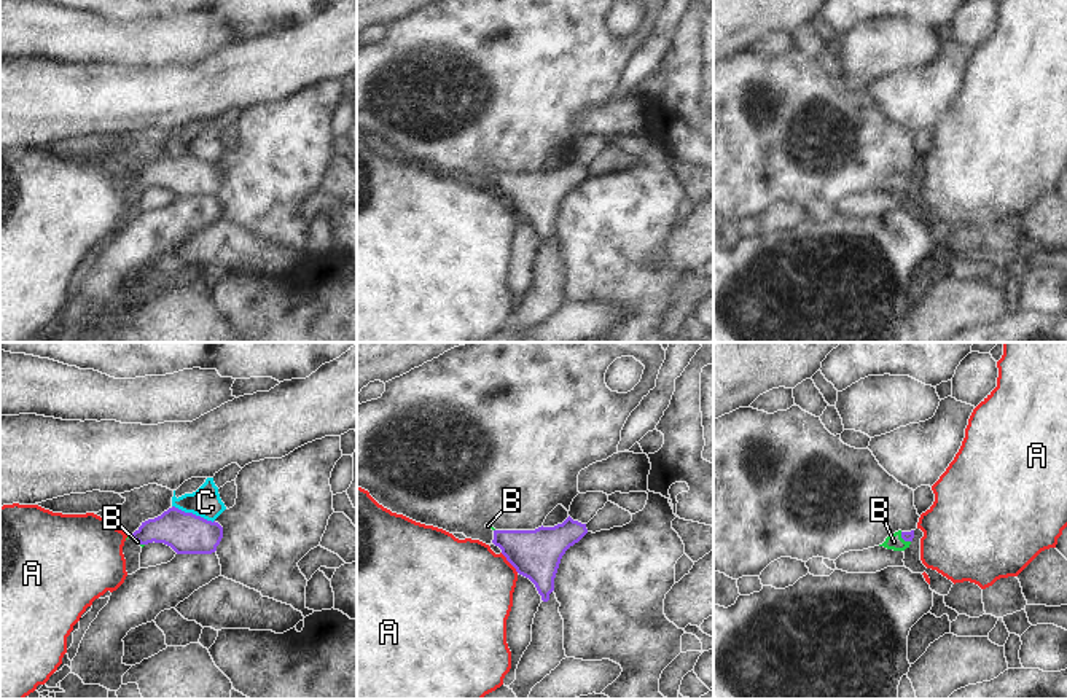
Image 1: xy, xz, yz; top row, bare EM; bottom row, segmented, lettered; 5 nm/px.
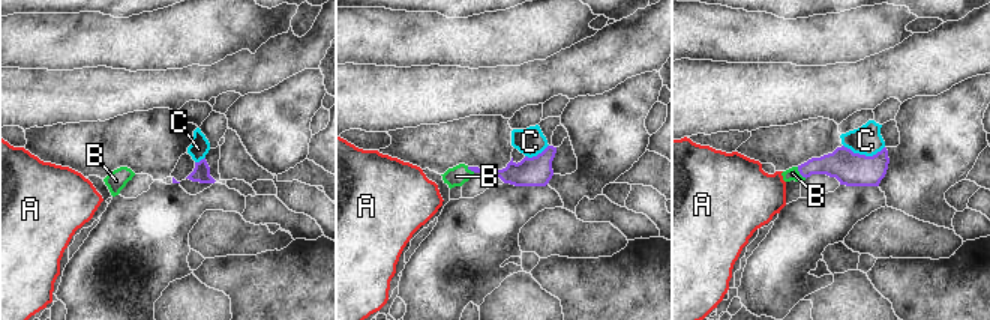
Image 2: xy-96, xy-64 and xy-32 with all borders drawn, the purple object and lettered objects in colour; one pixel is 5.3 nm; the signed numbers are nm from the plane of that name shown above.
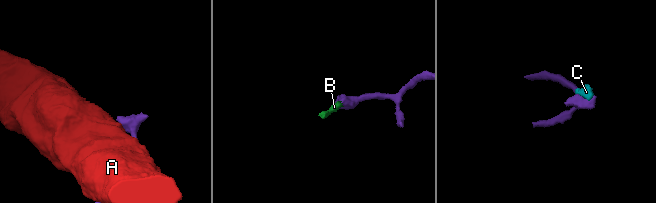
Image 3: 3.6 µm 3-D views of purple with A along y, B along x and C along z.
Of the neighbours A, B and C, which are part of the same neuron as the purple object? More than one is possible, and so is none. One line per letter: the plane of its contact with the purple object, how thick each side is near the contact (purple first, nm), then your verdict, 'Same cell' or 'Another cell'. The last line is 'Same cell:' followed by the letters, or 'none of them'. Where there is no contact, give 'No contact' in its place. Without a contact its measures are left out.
A: Touches purple in xz. Thickness 260 nm (purple) against 460 nm. Another cell
B: Touches purple in yz. Thickness 50 nm (purple) against 80 nm. Same cell
C: Touches purple in xy. Thickness 200 nm (purple) against 150 nm. Another cell
Same cell: B.

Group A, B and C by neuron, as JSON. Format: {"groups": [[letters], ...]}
{"groups": [["A"], ["B"], ["C"]]}

